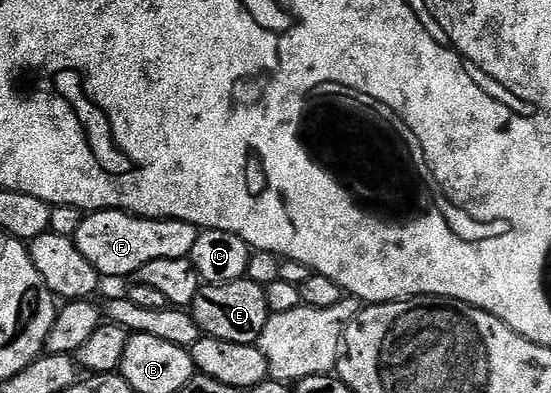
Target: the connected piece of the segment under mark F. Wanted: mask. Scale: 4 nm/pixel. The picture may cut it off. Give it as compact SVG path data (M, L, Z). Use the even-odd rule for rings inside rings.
M97 210L84 216L81 228L77 228L74 239L81 256L85 256L85 260L89 260L89 264L93 264L93 268L97 268L97 272L104 279L130 279L141 268L145 268L149 260L177 260L188 257L193 244L197 244L199 232L200 227L172 218L140 218L128 214L126 210Z

